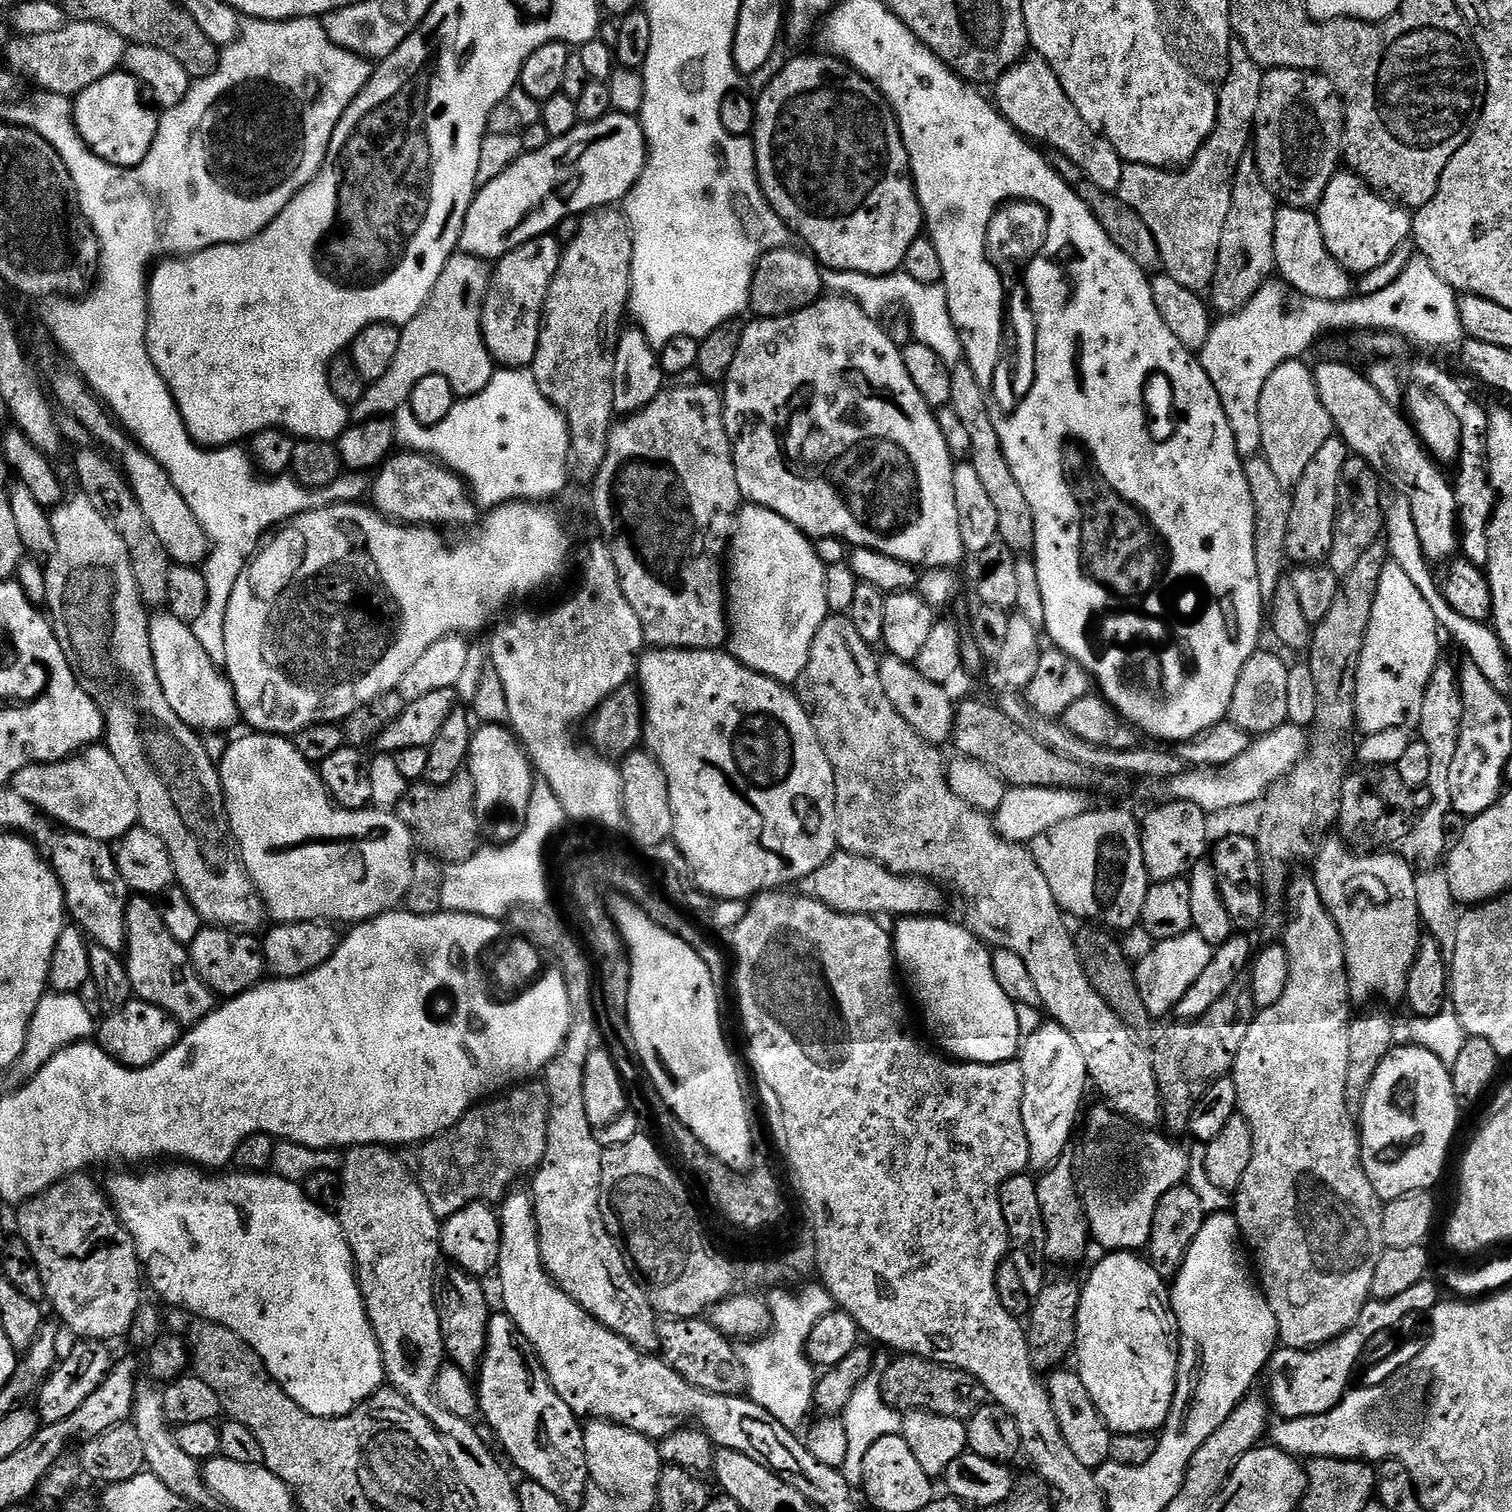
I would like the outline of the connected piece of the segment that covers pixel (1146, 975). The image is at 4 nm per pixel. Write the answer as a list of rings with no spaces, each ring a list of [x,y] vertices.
[[[1191,931],[1178,938],[1161,940],[1151,945],[1153,948],[1141,958],[1140,964],[1135,965],[1138,990],[1142,990],[1142,1002],[1146,1002],[1146,1010],[1154,1018],[1160,1018],[1173,1011],[1176,1003],[1198,982],[1198,974],[1210,966],[1213,945],[1206,942],[1206,938]]]

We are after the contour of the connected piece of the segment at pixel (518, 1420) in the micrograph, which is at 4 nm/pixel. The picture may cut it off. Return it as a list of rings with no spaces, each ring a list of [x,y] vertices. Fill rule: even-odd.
[[[509,1316],[488,1317],[478,1391],[483,1423],[492,1429],[497,1441],[504,1443],[509,1458],[525,1472],[523,1475],[538,1486],[546,1486],[570,1510],[580,1506],[590,1486],[584,1429],[570,1406],[558,1398],[538,1354]]]

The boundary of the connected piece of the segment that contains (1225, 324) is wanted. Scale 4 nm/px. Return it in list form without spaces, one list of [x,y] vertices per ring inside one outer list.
[[[1419,254],[1413,255],[1399,276],[1377,293],[1356,294],[1338,301],[1312,300],[1299,294],[1290,295],[1288,300],[1288,294],[1287,284],[1276,278],[1269,279],[1240,312],[1225,315],[1213,323],[1206,346],[1198,352],[1201,366],[1210,382],[1214,382],[1214,390],[1218,390],[1222,410],[1226,410],[1234,434],[1236,453],[1241,458],[1260,452],[1262,422],[1258,422],[1258,402],[1266,378],[1287,360],[1301,359],[1305,355],[1303,352],[1323,332],[1331,328],[1336,332],[1344,332],[1347,328],[1394,332],[1404,337],[1409,345],[1416,347],[1417,344],[1420,348],[1455,349],[1465,339],[1458,318],[1456,289],[1442,282],[1434,266]]]

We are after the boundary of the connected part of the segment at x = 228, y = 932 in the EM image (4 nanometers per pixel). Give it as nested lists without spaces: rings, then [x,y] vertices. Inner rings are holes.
[[[201,927],[198,938],[194,938],[190,945],[190,955],[204,985],[220,998],[241,996],[243,992],[255,988],[266,976],[263,943],[243,930]]]

